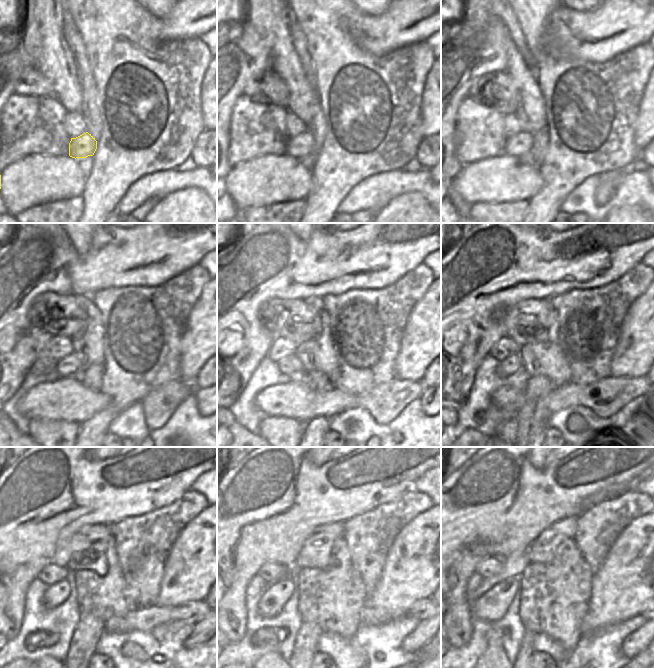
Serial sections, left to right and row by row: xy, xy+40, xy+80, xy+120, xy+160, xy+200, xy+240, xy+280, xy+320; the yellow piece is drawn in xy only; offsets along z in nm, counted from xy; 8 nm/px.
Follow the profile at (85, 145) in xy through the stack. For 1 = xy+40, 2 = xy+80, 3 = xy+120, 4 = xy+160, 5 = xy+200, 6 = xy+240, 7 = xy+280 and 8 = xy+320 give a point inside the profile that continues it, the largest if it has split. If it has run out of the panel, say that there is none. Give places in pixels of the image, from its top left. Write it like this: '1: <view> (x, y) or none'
1: xy+40 (302, 145)
2: xy+80 (521, 143)
3: xy+120 (71, 364)
4: xy+160 (291, 363)
5: xy+200 (508, 366)
6: xy+240 (57, 593)
7: xy+280 (274, 598)
8: xy+320 (491, 606)

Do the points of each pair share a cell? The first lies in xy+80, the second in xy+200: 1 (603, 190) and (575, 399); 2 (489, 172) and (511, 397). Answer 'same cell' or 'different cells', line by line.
1: same cell
2: same cell

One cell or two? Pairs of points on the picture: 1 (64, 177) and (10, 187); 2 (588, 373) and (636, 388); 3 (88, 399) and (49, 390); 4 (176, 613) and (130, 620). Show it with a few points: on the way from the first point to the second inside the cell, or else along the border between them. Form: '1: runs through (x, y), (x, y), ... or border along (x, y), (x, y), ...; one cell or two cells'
1: runs through (51, 178), (39, 178), (23, 185); one cell
2: border along (610, 375), (593, 383), (580, 384); two cells
3: runs through (78, 399), (59, 399); one cell
4: runs through (165, 614), (141, 619); one cell

